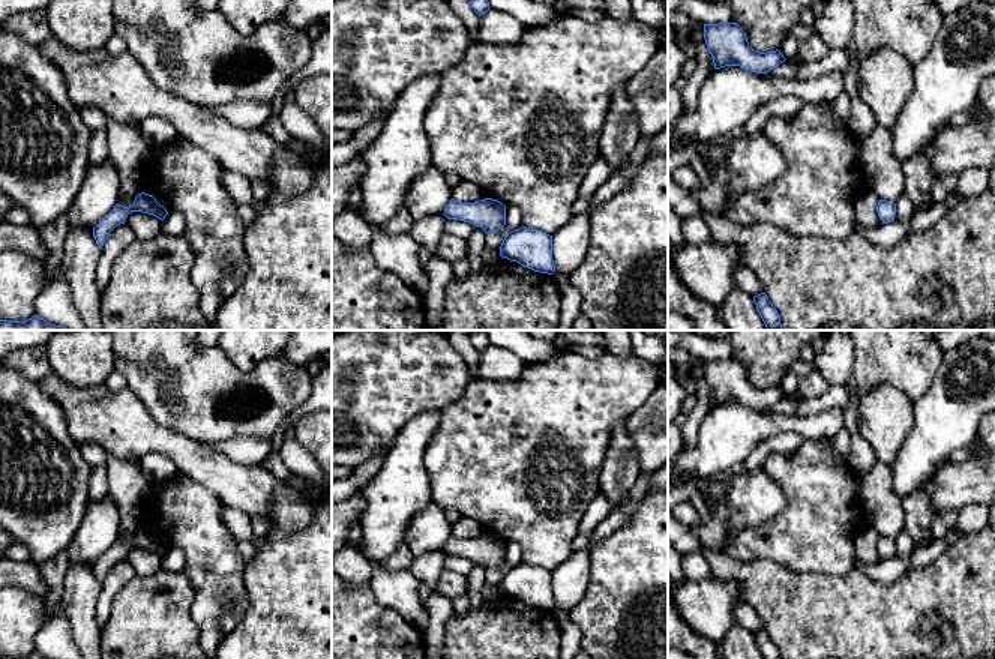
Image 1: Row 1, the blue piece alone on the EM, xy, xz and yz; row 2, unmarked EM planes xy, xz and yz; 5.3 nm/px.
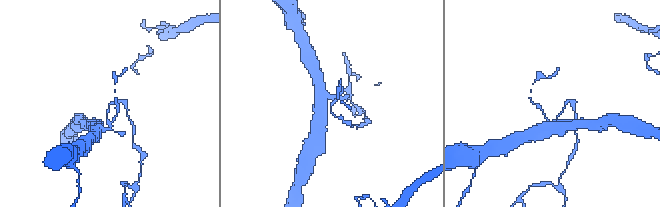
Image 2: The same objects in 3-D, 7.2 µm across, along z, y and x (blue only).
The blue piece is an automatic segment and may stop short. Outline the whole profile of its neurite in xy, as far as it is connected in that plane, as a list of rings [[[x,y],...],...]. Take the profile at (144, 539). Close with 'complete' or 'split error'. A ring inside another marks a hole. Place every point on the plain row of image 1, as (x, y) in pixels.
[[[144,528],[138,530],[135,533],[134,540],[129,543],[123,543],[122,540],[117,539],[114,545],[107,552],[104,552],[99,557],[99,560],[93,564],[93,573],[96,579],[101,582],[101,585],[105,576],[108,575],[110,569],[117,561],[125,560],[131,548],[149,549],[159,554],[161,557],[164,557],[165,552],[168,551],[167,545],[161,542],[153,531]]] | complete

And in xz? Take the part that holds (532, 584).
[[[521,563],[510,567],[501,582],[503,594],[516,597],[534,608],[552,611],[555,600],[552,596],[552,572],[540,567]]] | complete

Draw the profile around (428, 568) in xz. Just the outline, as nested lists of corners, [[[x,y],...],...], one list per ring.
[[[444,551],[414,555],[413,564],[408,570],[419,579],[419,582],[435,591],[435,587],[446,570],[446,557],[447,554]]]

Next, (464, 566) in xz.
[[[447,555],[444,560],[444,566],[447,570],[453,570],[464,576],[468,576],[471,570],[474,569],[476,561],[459,557],[459,555]]]

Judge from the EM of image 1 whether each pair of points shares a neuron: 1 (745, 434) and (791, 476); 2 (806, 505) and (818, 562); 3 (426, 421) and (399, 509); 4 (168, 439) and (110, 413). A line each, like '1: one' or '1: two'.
1: two
2: one
3: one
4: one

